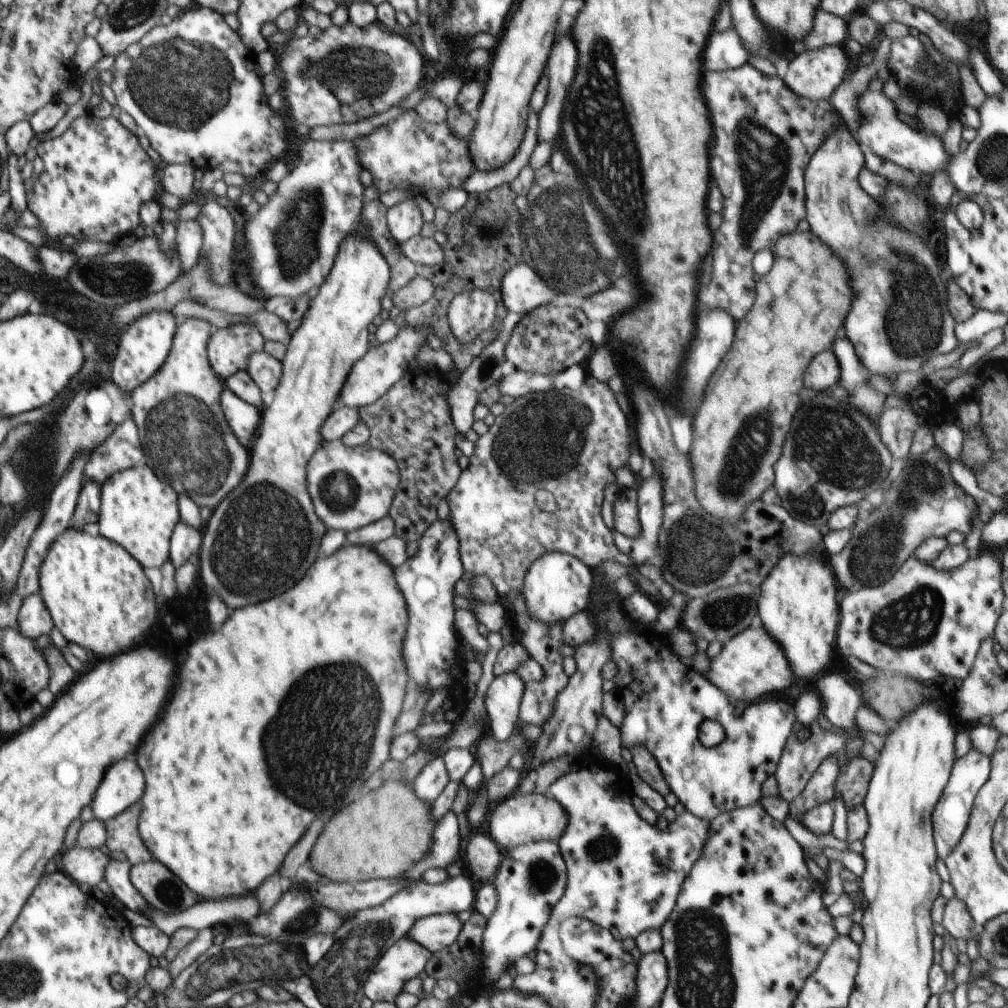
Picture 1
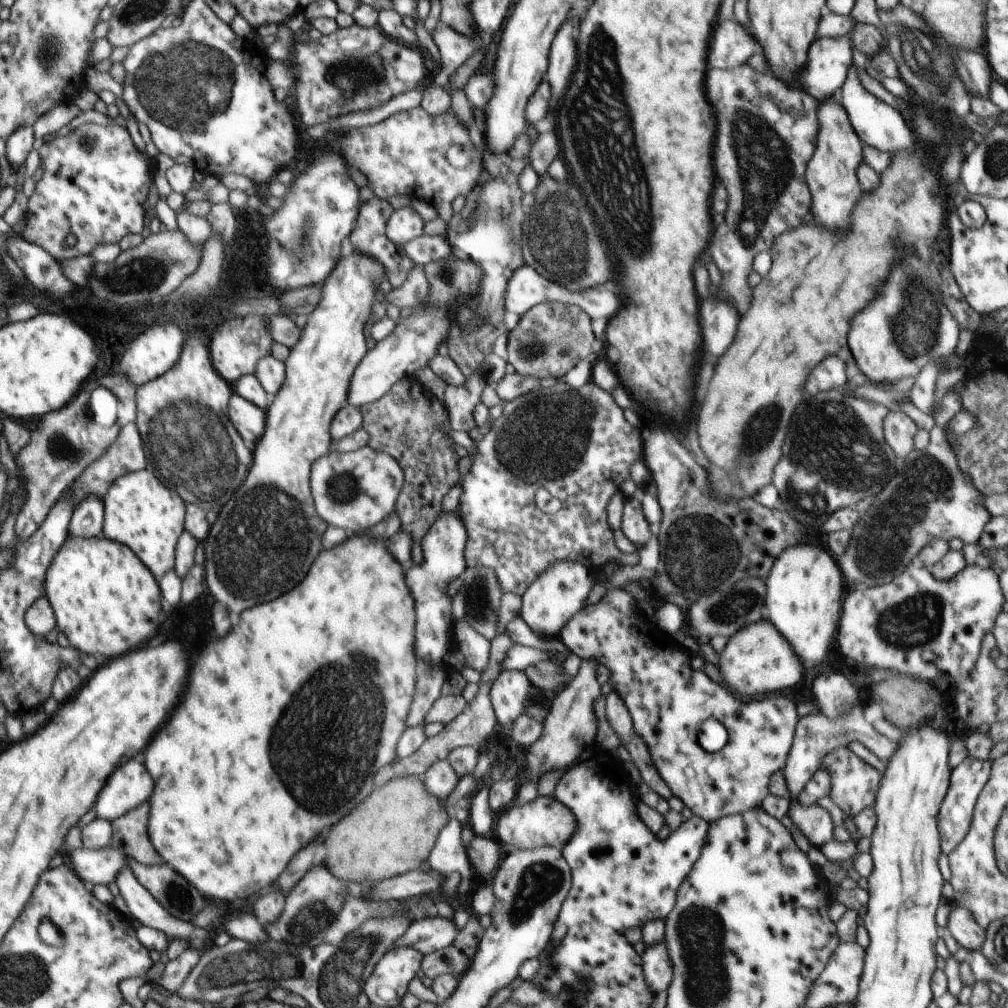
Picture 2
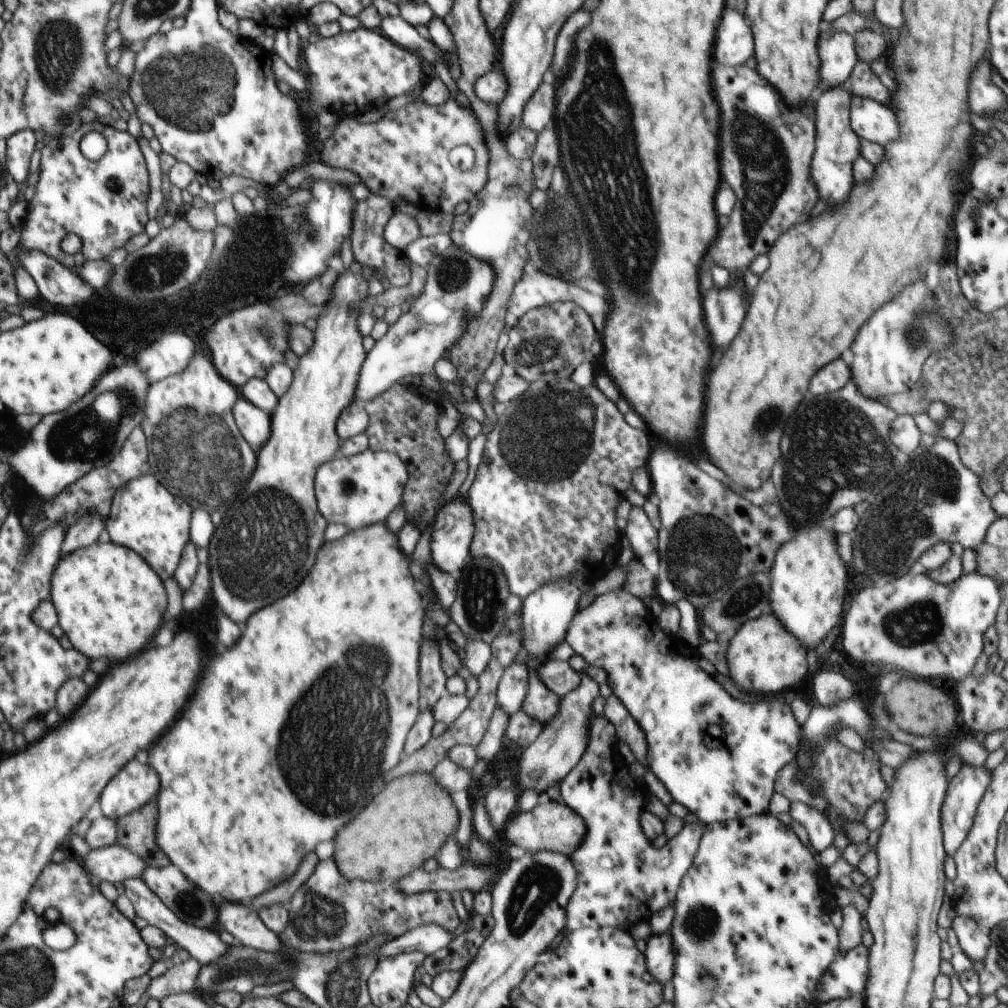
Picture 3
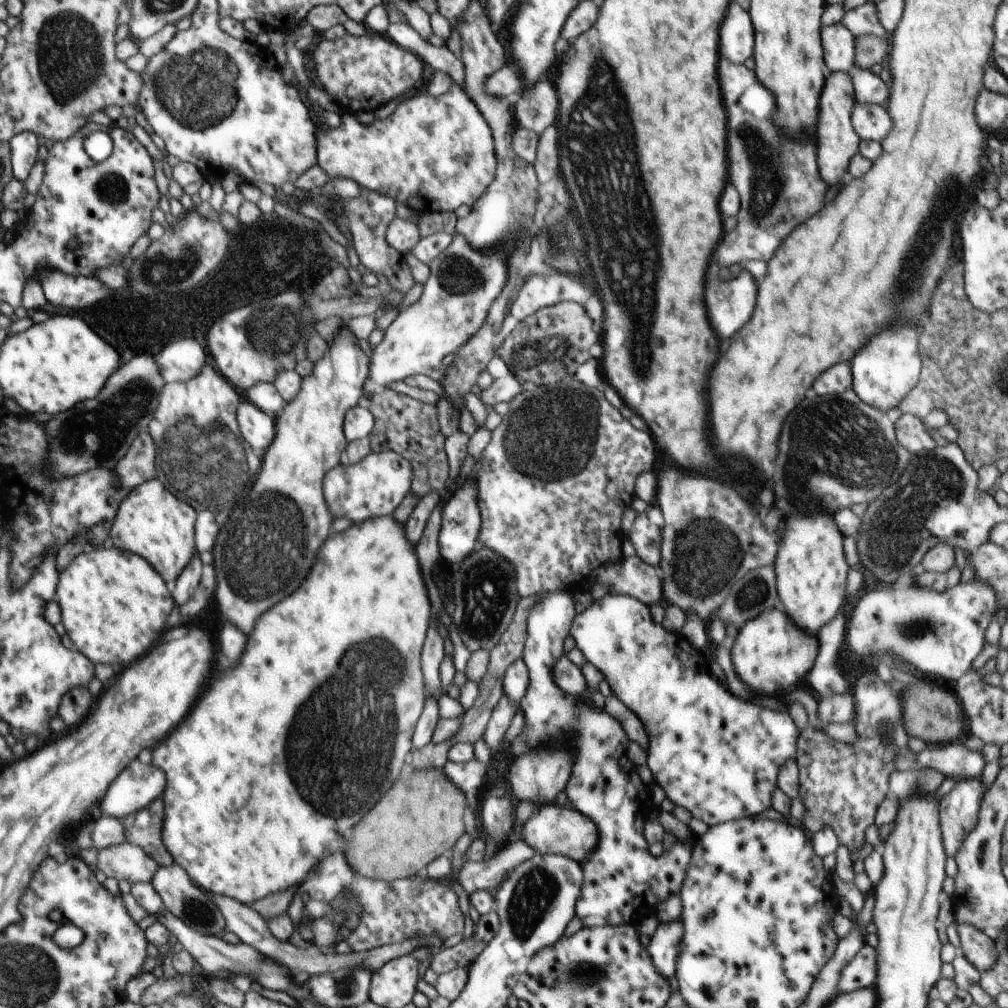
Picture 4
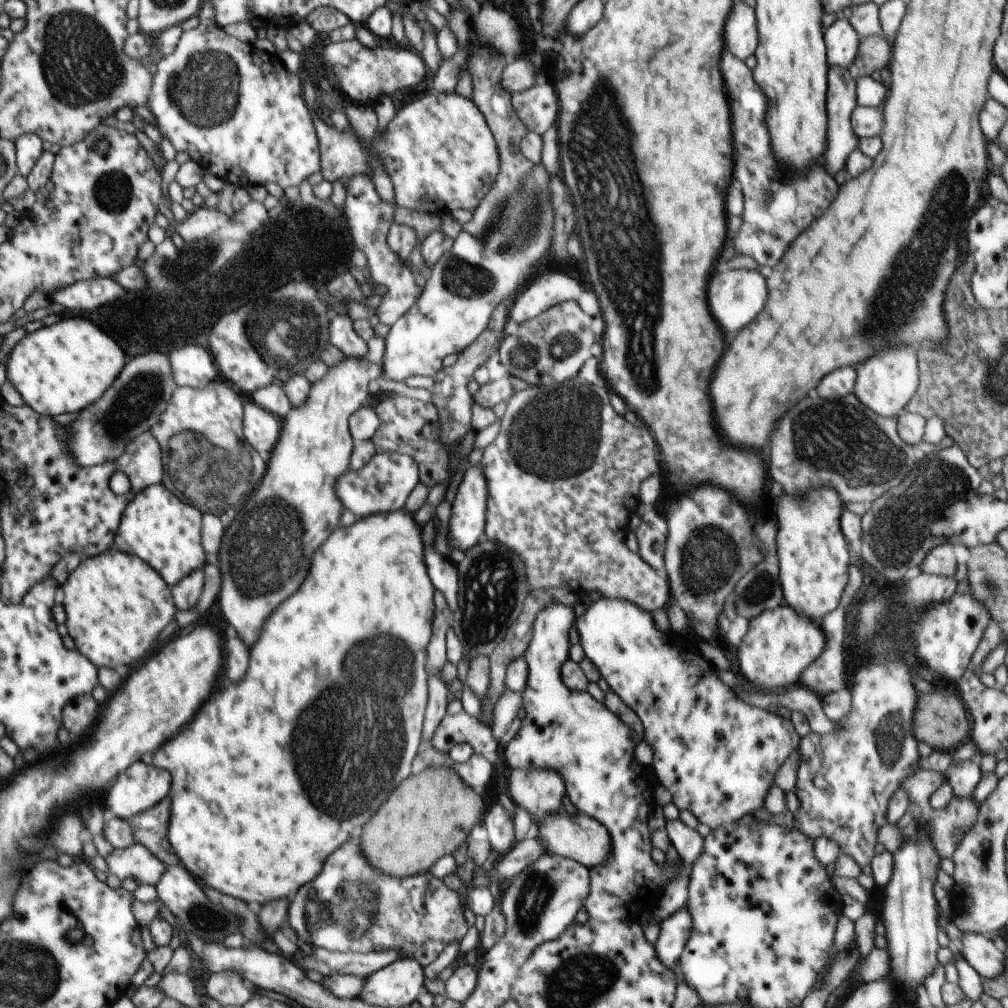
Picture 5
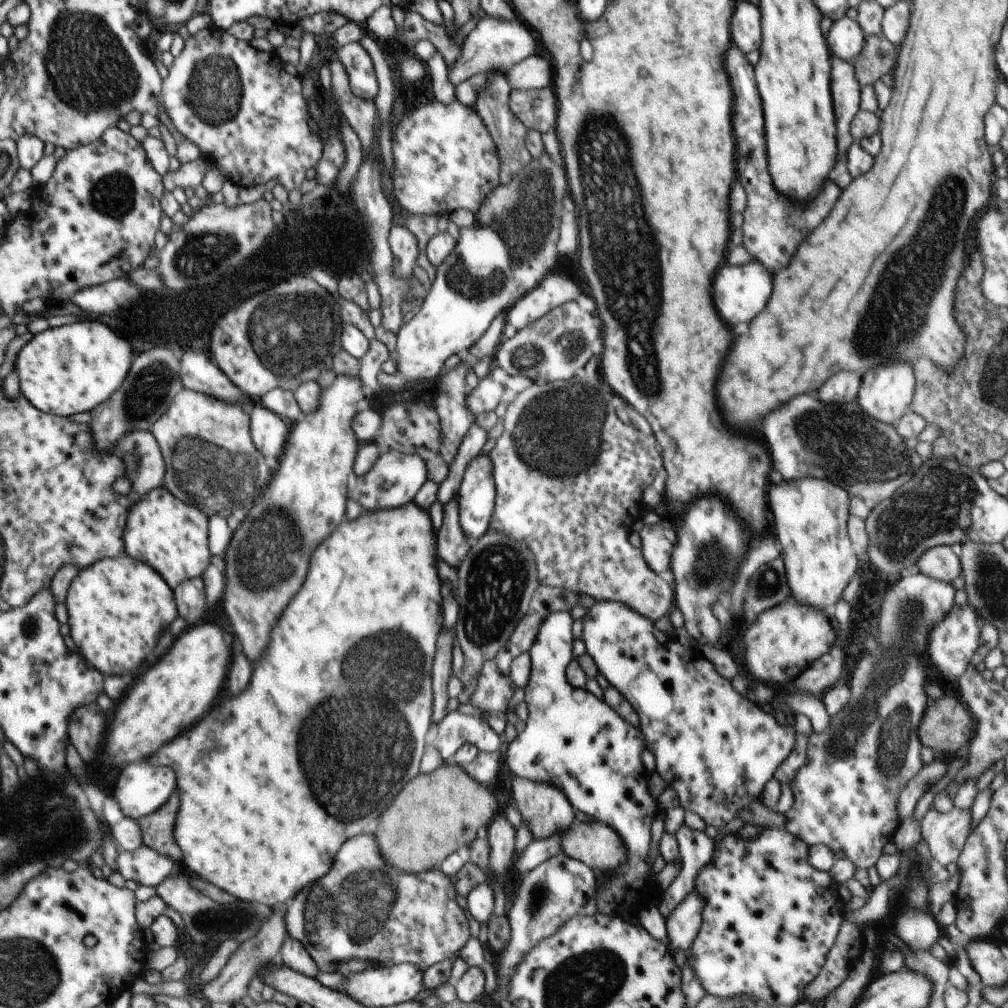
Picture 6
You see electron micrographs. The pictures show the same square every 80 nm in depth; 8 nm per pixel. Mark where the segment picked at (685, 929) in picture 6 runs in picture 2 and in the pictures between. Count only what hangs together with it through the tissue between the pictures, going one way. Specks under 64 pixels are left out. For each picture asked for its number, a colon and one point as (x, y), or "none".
2: (657, 968)
3: (659, 956)
4: (664, 947)
5: (675, 931)

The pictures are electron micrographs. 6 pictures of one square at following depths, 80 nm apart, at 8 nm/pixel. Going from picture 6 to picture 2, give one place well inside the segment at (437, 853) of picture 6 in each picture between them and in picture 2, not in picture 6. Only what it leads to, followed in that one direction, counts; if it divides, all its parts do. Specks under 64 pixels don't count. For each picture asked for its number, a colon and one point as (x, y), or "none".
2: (391, 833)
3: (404, 826)
4: (420, 818)
5: (428, 816)

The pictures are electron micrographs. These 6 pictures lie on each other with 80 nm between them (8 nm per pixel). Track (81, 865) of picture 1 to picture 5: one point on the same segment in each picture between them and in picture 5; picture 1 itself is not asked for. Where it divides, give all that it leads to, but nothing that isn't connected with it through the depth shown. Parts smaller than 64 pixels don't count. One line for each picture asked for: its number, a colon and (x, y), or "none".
2: (99, 866)
3: (113, 864)
4: (125, 861)
5: (137, 862)

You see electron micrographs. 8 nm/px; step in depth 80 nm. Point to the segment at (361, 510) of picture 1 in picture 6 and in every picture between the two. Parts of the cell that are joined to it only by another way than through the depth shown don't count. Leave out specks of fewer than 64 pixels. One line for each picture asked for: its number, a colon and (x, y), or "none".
2: (355, 490)
3: (355, 491)
4: (374, 487)
5: (382, 486)
6: (393, 481)

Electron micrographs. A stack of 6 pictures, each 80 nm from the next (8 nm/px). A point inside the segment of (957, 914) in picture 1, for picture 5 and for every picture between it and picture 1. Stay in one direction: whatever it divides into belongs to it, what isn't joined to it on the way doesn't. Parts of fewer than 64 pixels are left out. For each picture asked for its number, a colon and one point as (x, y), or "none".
2: (962, 925)
3: (975, 943)
4: (979, 950)
5: (980, 952)

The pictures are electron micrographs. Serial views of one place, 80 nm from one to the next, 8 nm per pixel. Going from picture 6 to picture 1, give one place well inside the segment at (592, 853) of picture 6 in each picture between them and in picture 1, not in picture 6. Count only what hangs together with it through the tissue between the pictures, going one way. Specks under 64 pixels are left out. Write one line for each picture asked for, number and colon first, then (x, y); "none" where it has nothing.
1: (521, 818)
2: (544, 822)
3: (555, 827)
4: (552, 829)
5: (584, 839)

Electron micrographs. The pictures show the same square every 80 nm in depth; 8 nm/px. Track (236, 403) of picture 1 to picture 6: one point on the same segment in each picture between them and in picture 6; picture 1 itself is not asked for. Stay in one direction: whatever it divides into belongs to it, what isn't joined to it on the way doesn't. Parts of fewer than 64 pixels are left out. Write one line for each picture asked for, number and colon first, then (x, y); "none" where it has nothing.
2: (249, 420)
3: (254, 424)
4: (257, 429)
5: (262, 429)
6: (269, 432)

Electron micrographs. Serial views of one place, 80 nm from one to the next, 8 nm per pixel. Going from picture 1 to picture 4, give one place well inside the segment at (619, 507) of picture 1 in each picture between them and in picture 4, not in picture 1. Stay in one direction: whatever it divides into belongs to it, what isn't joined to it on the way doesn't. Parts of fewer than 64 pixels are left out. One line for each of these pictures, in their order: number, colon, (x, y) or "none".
2: (633, 524)
3: (643, 538)
4: (646, 537)

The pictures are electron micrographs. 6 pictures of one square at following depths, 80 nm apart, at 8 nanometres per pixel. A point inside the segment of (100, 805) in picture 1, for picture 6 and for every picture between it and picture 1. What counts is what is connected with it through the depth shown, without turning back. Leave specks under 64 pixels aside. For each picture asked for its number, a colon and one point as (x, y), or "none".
2: (130, 785)
3: (137, 784)
4: (140, 784)
5: (141, 786)
6: (141, 789)

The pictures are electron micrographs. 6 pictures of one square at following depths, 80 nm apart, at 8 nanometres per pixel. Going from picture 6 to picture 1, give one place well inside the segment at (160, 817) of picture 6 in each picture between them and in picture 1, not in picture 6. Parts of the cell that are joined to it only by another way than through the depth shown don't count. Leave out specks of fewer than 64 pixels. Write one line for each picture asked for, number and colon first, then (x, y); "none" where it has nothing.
1: (122, 831)
2: (129, 835)
3: (137, 831)
4: (143, 829)
5: (150, 828)

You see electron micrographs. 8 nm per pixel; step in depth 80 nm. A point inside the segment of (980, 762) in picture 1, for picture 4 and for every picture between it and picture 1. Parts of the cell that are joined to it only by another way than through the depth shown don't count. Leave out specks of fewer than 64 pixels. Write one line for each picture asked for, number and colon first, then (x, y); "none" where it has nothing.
2: (967, 781)
3: (966, 789)
4: (959, 808)

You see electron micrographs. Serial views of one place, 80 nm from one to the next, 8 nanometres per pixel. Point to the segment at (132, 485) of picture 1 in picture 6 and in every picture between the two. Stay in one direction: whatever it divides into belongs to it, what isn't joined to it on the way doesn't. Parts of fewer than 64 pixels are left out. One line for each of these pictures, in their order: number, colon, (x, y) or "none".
2: (140, 512)
3: (144, 517)
4: (152, 523)
5: (157, 527)
6: (171, 537)

